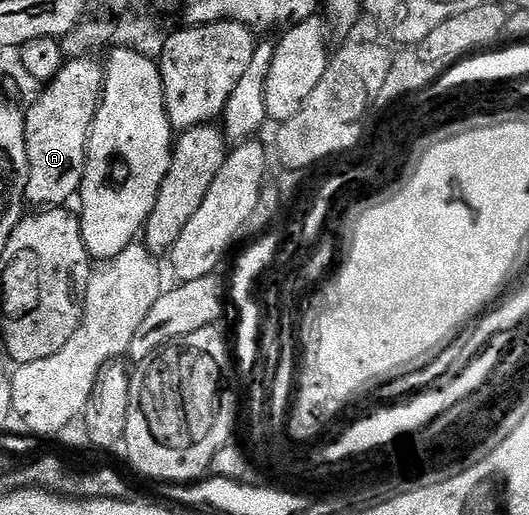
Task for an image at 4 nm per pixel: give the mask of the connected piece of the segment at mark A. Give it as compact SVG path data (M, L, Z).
M94 56L70 58L61 67L59 74L46 86L47 89L39 97L39 102L25 113L25 143L29 155L27 168L26 200L35 207L63 207L67 200L78 194L83 182L83 172L87 166L87 140L91 138L91 124L103 99L103 78L105 69L102 64L95 62Z

